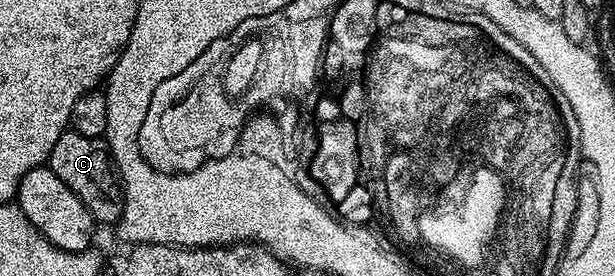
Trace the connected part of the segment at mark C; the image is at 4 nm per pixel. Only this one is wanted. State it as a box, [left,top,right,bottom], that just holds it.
[47,130,125,225]

